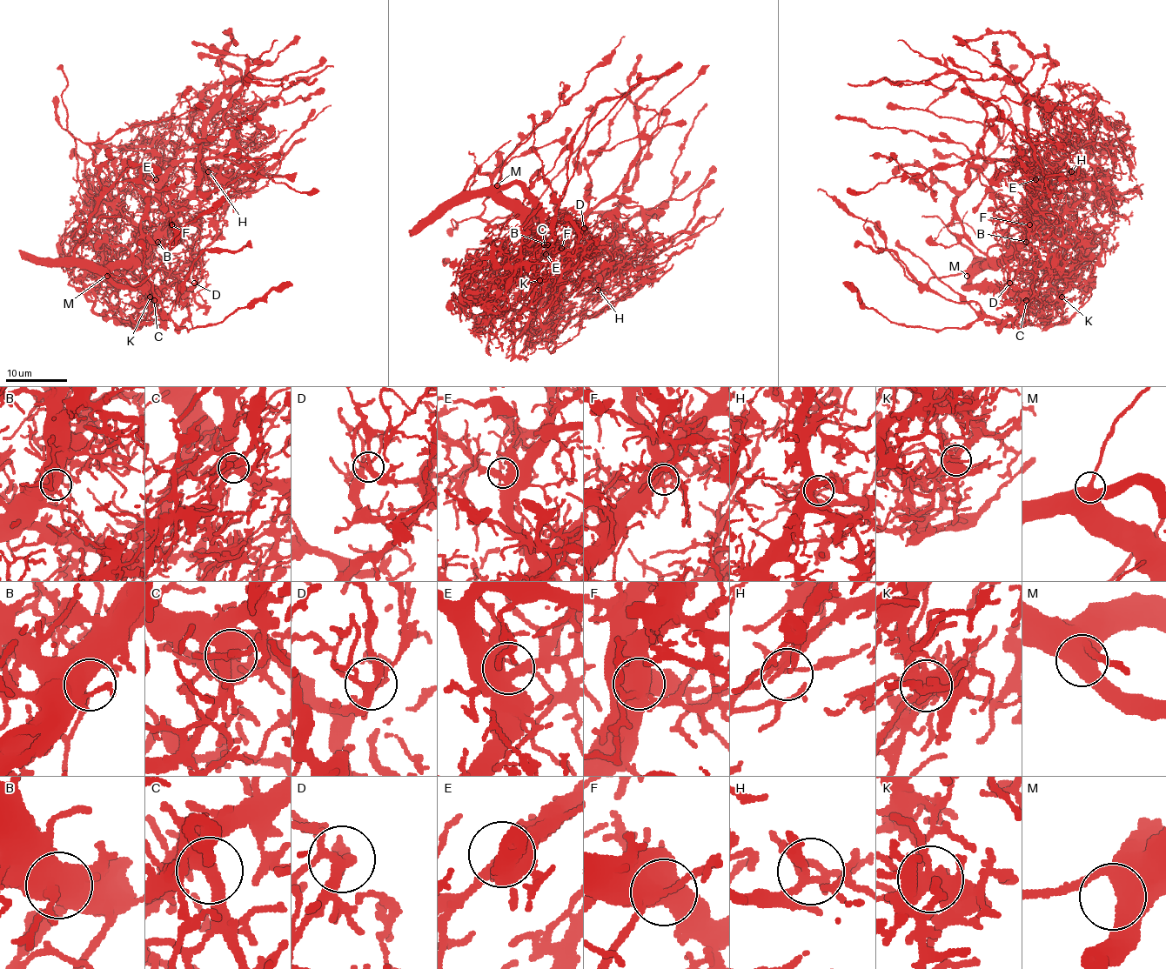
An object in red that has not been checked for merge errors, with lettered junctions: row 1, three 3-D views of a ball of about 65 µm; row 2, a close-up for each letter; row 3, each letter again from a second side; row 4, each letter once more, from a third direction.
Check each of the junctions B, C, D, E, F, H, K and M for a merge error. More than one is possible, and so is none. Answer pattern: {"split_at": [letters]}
{"split_at": []}

